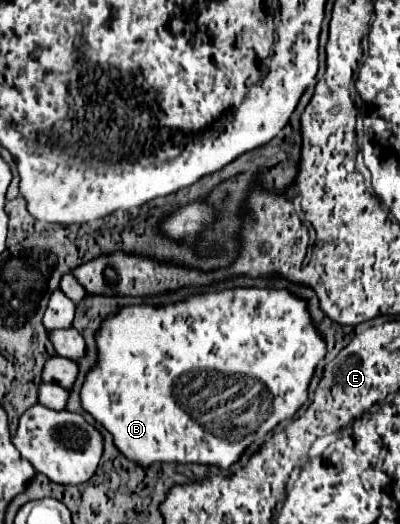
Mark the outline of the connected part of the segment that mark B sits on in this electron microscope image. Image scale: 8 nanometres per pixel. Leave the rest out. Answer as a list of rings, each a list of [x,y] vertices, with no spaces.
[[[225,288],[225,290],[207,290],[201,294],[191,294],[183,302],[175,304],[135,304],[135,306],[123,306],[121,310],[109,314],[107,320],[103,320],[101,328],[95,332],[95,344],[97,344],[97,362],[89,372],[85,374],[85,382],[81,386],[79,398],[85,412],[89,412],[95,422],[99,422],[111,436],[115,448],[131,462],[135,462],[141,468],[149,468],[155,462],[175,462],[175,464],[205,464],[205,466],[217,466],[221,470],[229,470],[233,464],[237,464],[243,456],[243,452],[261,436],[271,432],[281,420],[291,420],[293,414],[307,402],[309,396],[309,384],[315,374],[317,364],[327,354],[327,342],[325,336],[315,326],[311,314],[309,314],[309,302],[295,296],[287,288]]]

